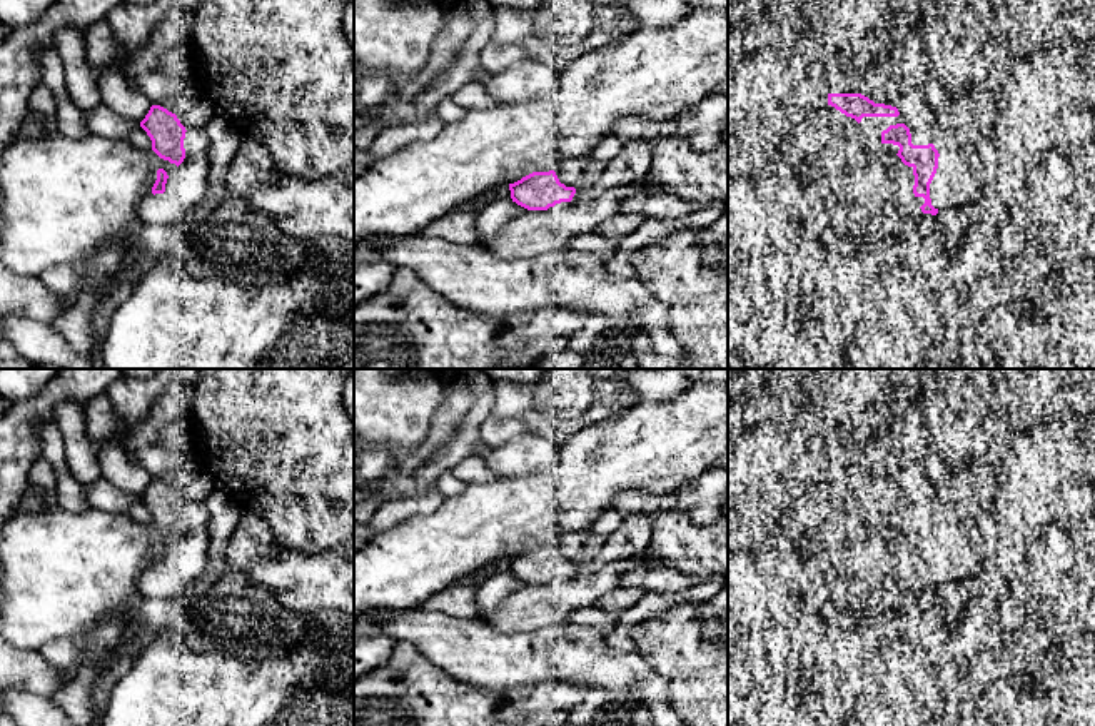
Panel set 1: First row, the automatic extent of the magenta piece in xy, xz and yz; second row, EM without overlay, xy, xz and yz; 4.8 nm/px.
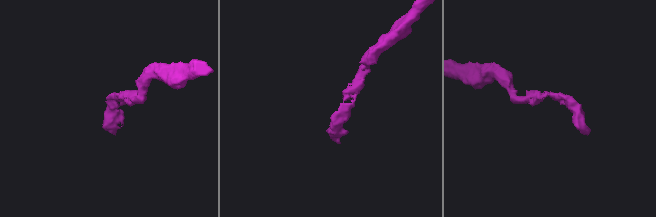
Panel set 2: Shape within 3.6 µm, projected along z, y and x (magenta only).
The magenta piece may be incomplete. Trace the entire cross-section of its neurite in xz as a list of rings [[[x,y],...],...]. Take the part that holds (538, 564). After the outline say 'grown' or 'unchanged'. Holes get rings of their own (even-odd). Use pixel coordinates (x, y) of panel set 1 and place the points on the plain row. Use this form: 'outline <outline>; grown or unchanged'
outline [[[554,544],[532,546],[509,557],[511,572],[527,584],[548,584],[561,576],[571,576],[576,562],[559,556]]]; unchanged

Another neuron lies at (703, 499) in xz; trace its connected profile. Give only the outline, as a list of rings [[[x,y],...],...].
[[[713,466],[693,482],[679,489],[654,496],[641,491],[624,491],[613,501],[613,509],[629,514],[654,516],[664,511],[681,511],[696,524],[711,524],[724,517],[724,497],[728,496],[728,467]]]

